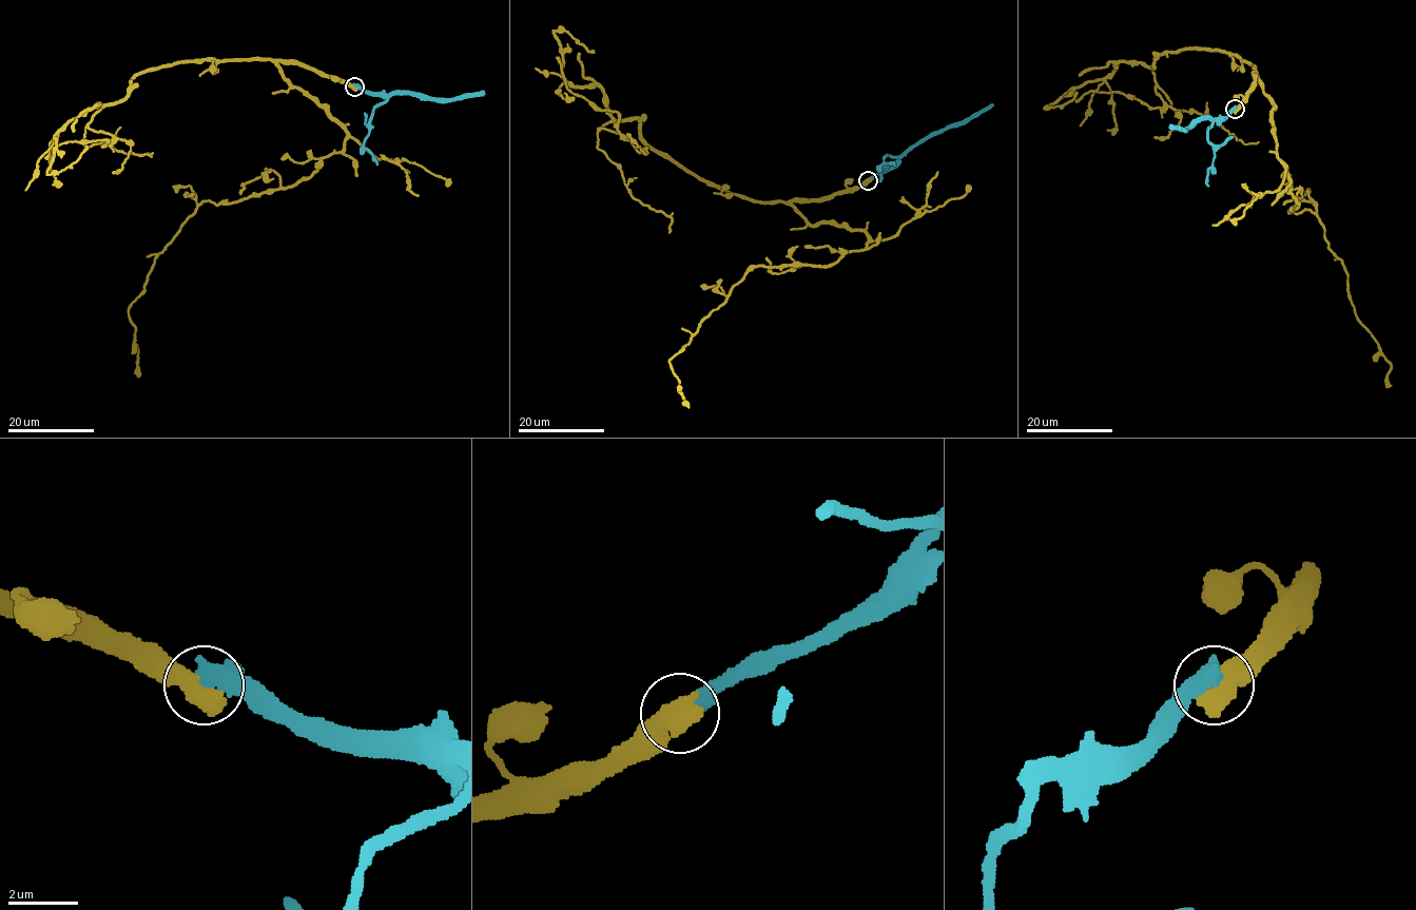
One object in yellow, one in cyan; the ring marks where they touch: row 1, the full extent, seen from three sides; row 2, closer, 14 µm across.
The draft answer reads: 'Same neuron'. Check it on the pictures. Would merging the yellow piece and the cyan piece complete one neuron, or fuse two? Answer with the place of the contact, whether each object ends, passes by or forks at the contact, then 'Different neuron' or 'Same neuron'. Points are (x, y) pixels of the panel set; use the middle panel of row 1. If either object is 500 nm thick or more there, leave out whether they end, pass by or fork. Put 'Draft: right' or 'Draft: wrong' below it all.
Place: (868, 180). Different neuron
Draft: wrong

